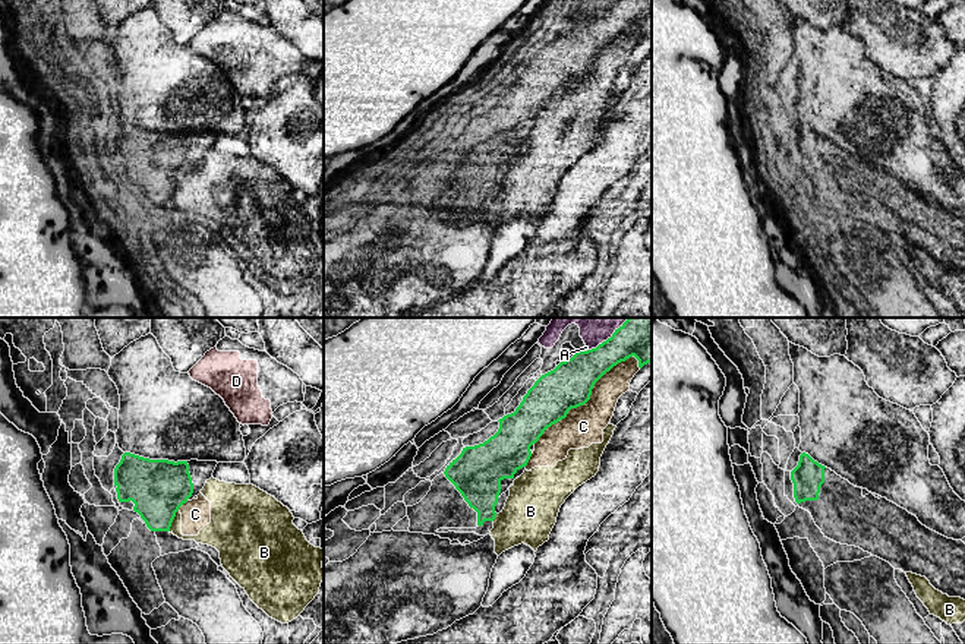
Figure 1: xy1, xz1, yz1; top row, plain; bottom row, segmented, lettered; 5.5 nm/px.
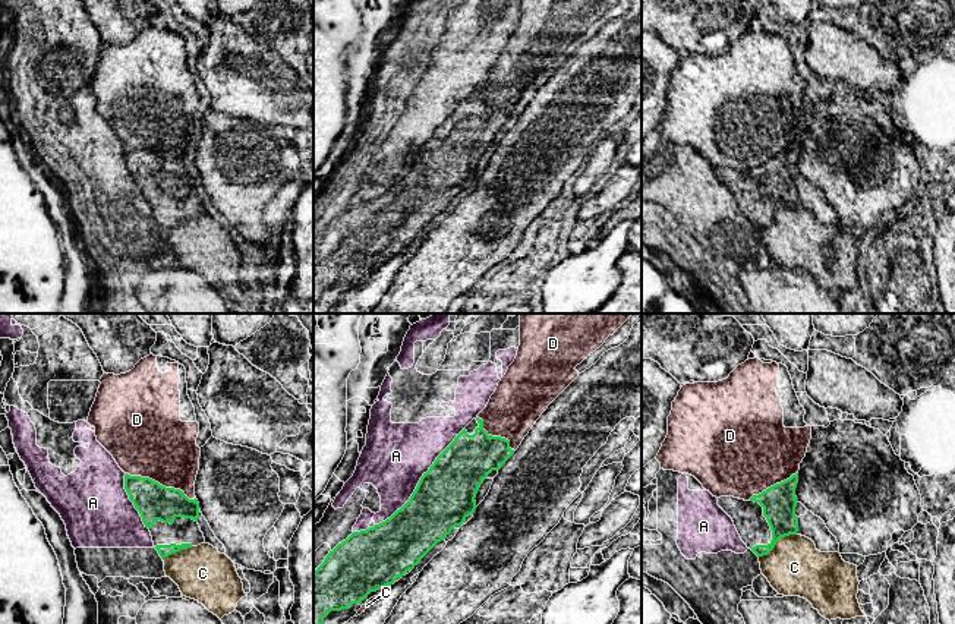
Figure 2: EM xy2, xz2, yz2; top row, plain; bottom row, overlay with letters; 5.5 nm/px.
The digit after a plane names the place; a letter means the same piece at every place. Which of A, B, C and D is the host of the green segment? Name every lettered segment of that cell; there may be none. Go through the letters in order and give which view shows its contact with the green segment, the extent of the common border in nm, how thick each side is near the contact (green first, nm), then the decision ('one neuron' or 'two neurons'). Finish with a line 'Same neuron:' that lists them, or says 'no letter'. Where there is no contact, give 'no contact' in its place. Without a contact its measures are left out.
A: xz2 | 750 nm | 320/360 nm | two neurons
B: xy1 | 130 nm | 320/140 nm | two neurons
C: xz1 | 750 nm | 240/220 nm | two neurons
D: xy2 | 420 nm | 200/400 nm | two neurons
Same neuron: no letter

